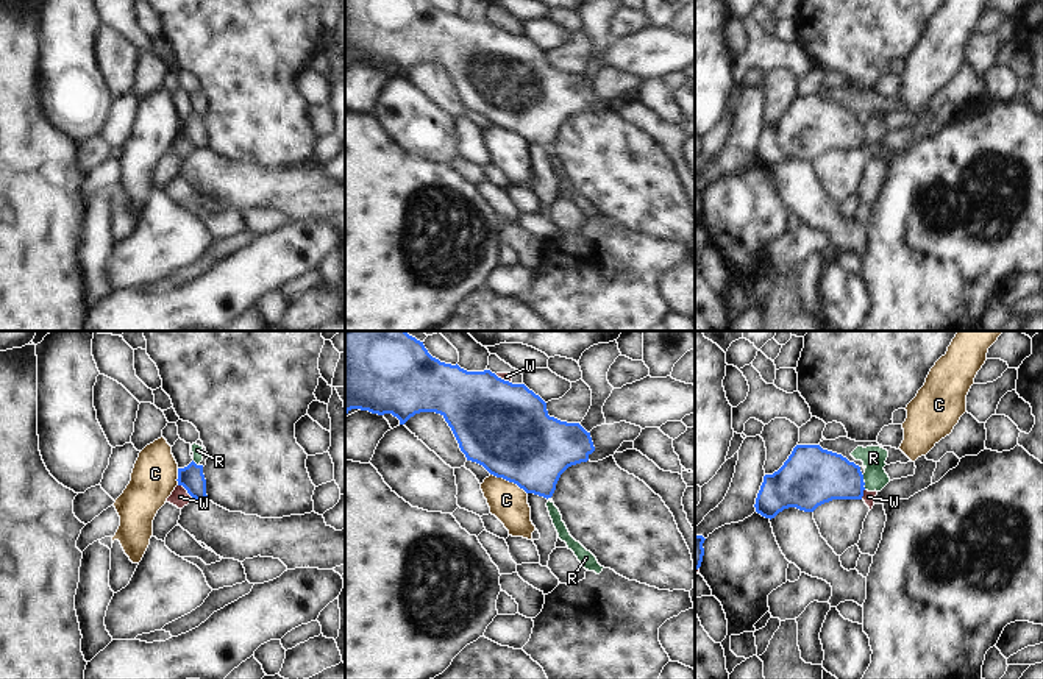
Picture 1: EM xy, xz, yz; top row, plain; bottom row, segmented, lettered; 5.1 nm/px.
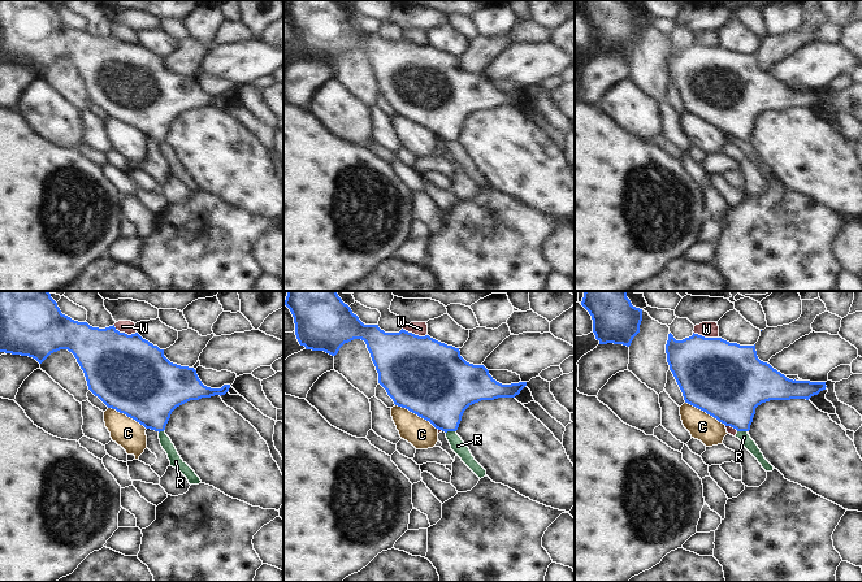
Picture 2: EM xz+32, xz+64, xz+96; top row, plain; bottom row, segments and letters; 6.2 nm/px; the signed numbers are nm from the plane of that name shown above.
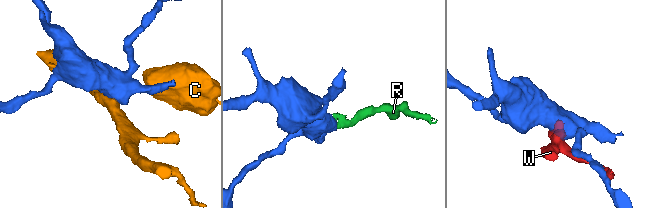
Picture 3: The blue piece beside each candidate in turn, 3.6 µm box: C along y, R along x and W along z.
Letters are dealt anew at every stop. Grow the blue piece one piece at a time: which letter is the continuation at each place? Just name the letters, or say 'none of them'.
none of them

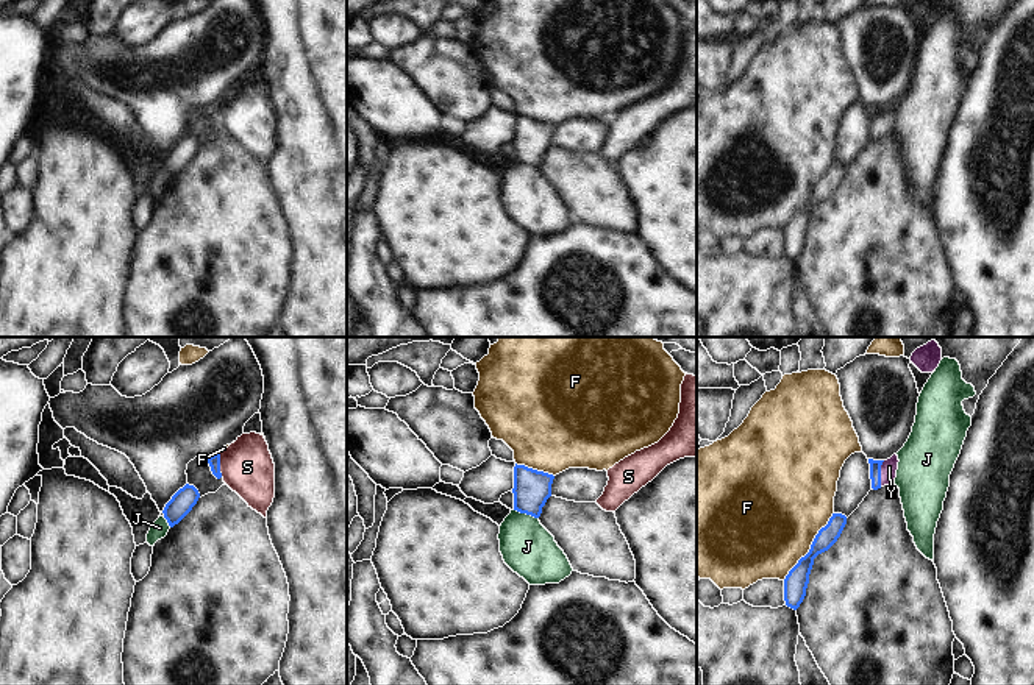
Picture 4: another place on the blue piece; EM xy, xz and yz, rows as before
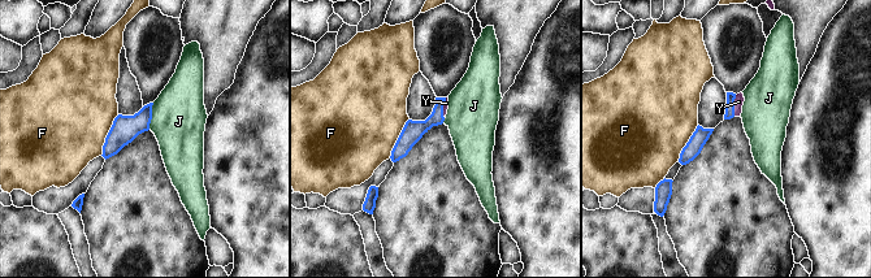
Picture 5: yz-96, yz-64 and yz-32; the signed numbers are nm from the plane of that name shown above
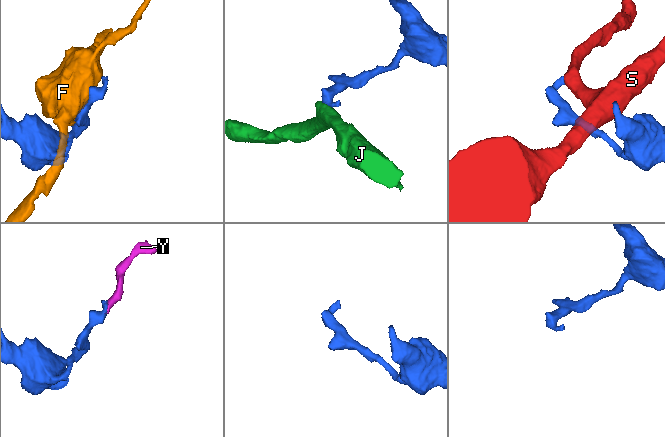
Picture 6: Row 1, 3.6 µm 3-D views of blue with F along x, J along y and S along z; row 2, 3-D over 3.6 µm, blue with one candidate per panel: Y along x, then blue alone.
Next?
Y

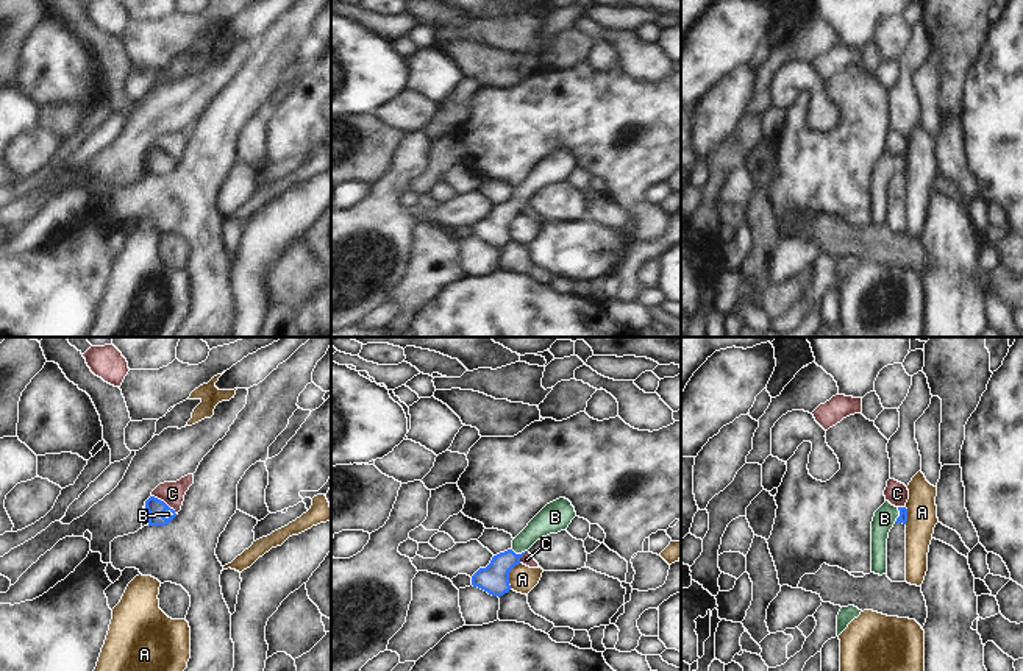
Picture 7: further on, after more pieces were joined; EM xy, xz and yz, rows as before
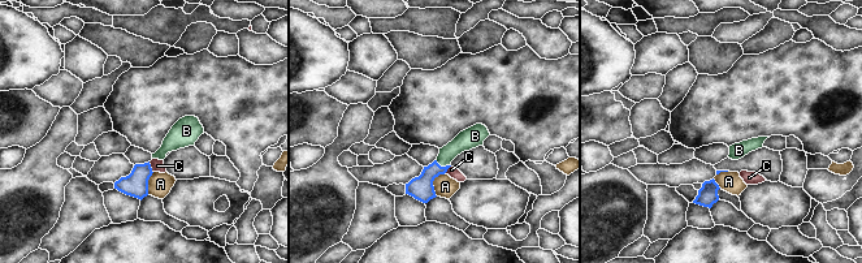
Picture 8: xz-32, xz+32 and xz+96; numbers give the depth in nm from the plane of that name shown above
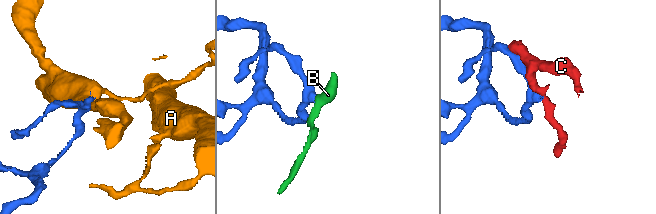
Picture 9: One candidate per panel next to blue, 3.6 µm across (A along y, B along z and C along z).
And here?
B

